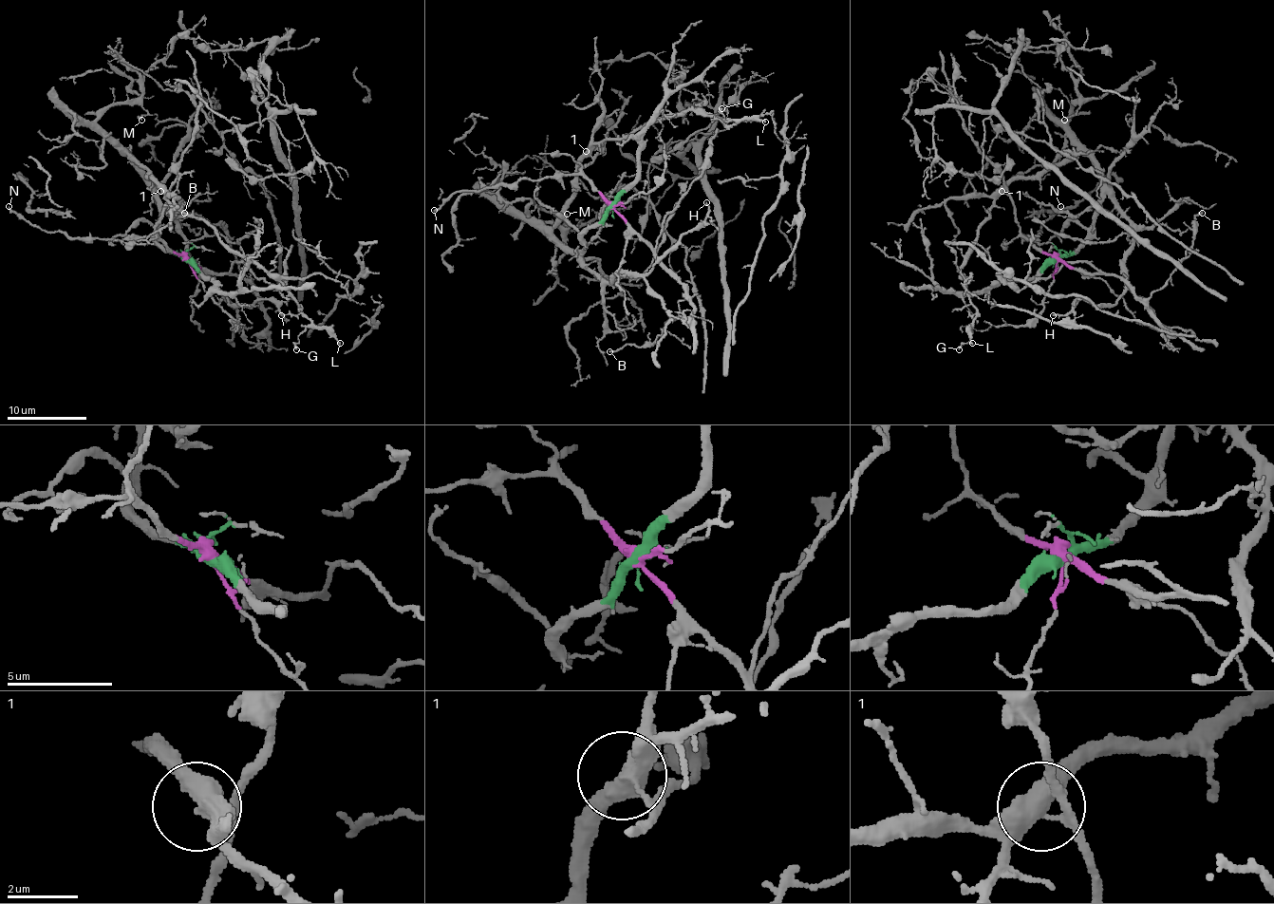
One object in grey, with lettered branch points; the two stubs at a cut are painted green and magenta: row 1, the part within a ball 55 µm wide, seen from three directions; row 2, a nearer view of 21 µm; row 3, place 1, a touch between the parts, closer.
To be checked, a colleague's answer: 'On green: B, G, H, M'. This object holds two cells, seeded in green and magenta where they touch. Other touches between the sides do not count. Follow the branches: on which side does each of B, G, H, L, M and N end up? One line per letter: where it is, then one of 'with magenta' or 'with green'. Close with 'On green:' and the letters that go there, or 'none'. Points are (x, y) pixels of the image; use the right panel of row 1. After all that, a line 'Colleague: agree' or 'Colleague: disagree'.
B: (1202, 213) | with magenta
G: (959, 349) | with green
H: (1053, 315) | with green
L: (972, 343) | with green
M: (1064, 120) | with green
N: (1060, 206) | with magenta
On green: G, H, L, M
Colleague: disagree

